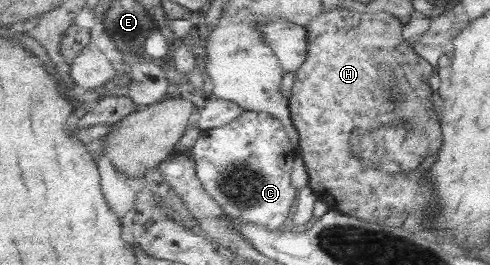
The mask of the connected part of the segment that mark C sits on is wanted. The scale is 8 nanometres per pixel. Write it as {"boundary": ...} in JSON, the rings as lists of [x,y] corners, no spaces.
{"boundary":[[[244,110],[244,114],[229,125],[202,130],[192,154],[197,165],[196,174],[204,189],[232,219],[257,223],[269,231],[286,228],[285,221],[292,219],[291,207],[299,195],[299,189],[292,184],[292,169],[299,152],[280,119],[267,112]]]}

